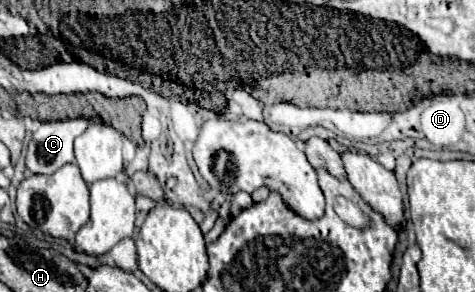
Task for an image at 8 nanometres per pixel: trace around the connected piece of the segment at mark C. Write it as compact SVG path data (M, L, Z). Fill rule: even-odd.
M68 119L40 123L32 133L26 151L26 167L30 173L52 175L66 163L74 163L74 139L88 127L88 119Z

